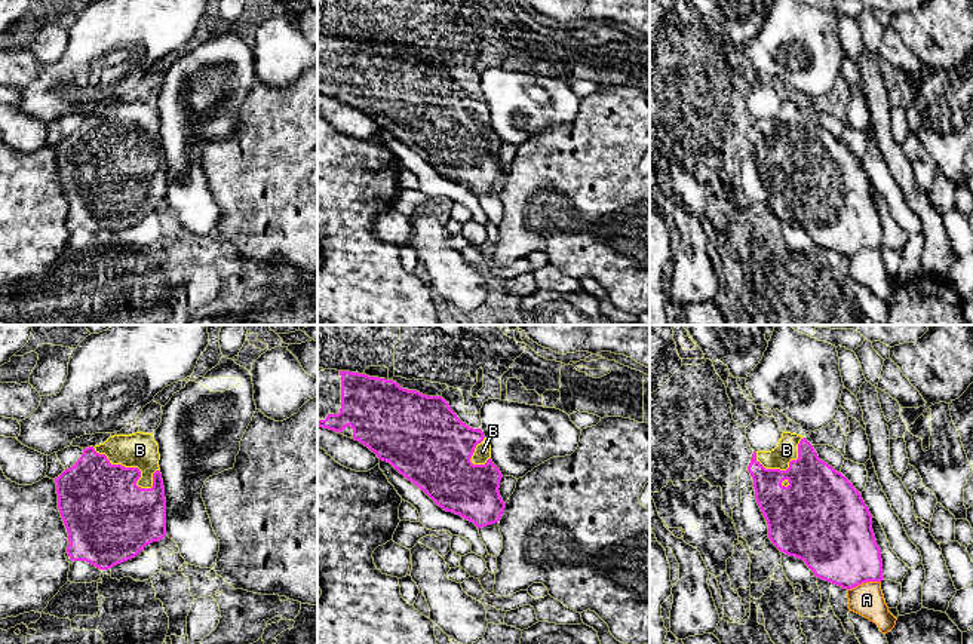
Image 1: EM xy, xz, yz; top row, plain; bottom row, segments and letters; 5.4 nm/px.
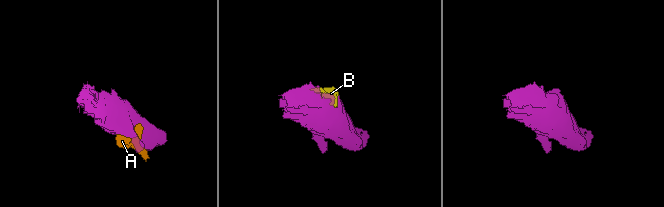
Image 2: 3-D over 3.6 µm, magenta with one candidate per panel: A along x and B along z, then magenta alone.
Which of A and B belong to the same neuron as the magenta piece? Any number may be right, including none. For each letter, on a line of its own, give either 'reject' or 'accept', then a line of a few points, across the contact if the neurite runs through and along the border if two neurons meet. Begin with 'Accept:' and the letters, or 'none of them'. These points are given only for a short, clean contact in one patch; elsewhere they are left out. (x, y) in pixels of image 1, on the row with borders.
Accept: B
A: reject
B: accept

